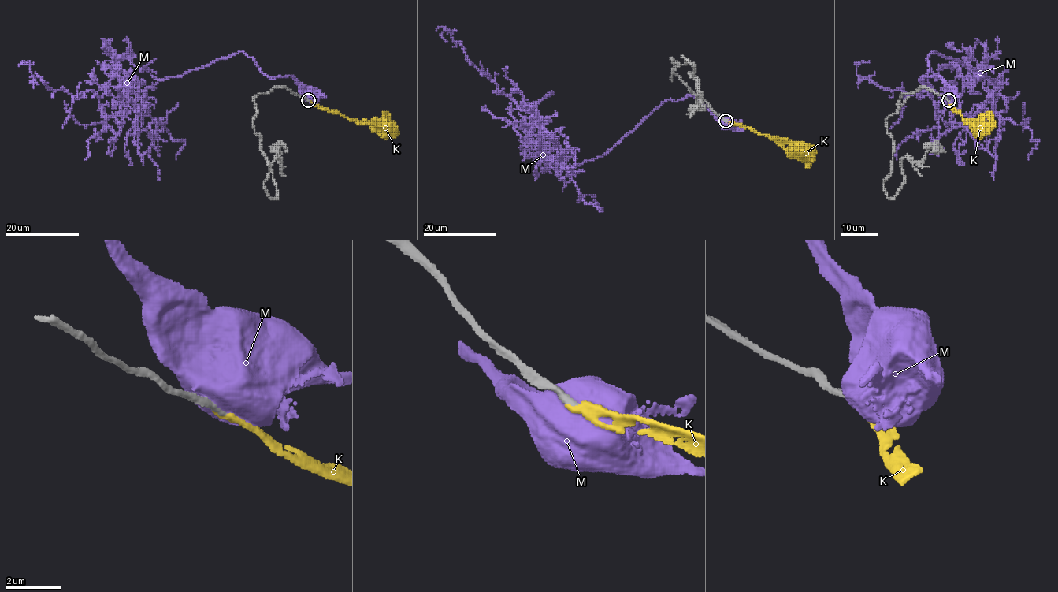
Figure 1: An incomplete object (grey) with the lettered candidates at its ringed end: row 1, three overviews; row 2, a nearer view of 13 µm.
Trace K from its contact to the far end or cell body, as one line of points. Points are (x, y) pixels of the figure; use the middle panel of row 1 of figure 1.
K: (725, 121), (774, 139), (800, 145), (804, 148)

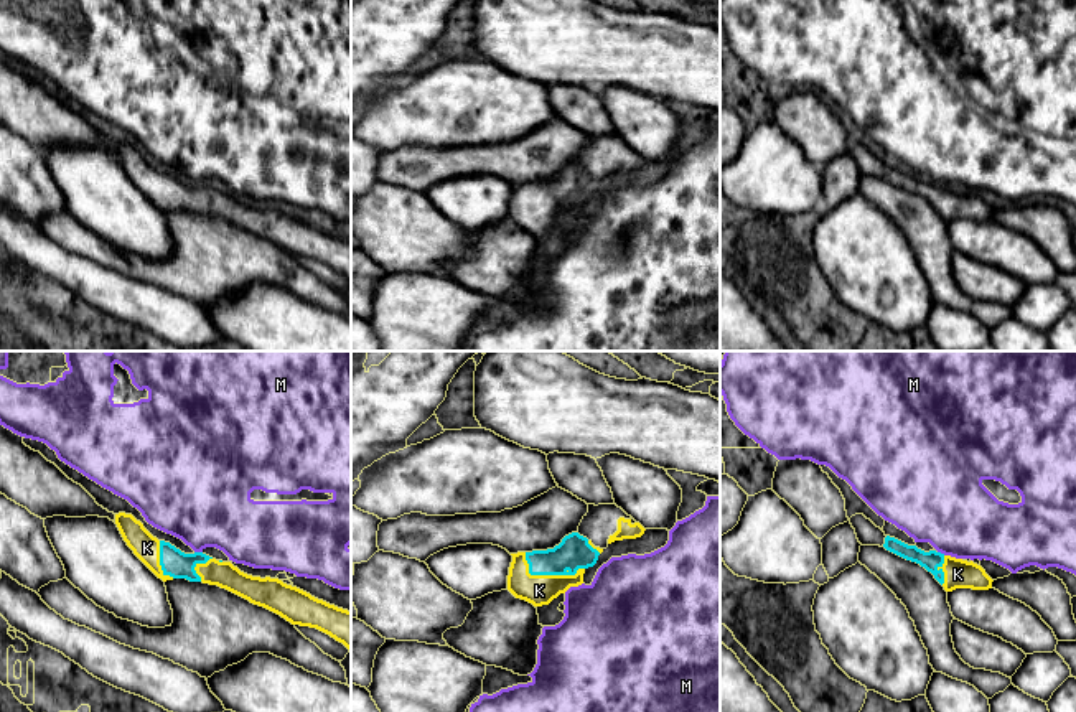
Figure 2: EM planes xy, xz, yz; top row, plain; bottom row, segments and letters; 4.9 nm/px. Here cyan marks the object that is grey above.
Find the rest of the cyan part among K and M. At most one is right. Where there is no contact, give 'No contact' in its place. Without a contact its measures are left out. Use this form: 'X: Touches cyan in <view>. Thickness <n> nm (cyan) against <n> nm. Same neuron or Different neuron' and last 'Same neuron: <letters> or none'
K: Touches cyan in xz. Thickness 170 nm (cyan) against 150 nm. Same neuron
M: Touches cyan in xy. Thickness 140 nm (cyan) against 440 nm. Different neuron
Same neuron: K

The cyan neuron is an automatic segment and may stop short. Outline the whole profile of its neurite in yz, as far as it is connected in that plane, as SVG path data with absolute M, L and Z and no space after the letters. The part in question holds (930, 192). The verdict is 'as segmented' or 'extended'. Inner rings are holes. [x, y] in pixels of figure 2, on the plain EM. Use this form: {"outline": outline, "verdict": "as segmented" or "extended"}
{"outline": "M887 166L883 178L906 191L916 193L934 206L946 222L956 219L989 221L992 209L972 191L962 191L944 186L936 181L924 183L916 176L908 176L895 168Z", "verdict": "extended"}

